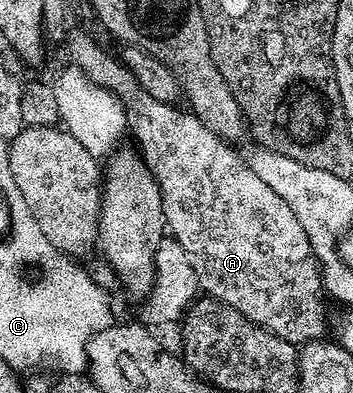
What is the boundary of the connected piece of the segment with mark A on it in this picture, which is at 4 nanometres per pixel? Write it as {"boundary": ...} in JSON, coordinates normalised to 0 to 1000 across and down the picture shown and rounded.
{"boundary":[[[212,74],[193,76],[184,102],[187,120],[193,135],[201,137],[198,158],[221,170],[224,178],[238,181],[252,196],[252,206],[286,216],[300,232],[317,232],[348,262],[348,270],[357,272],[365,323],[374,336],[382,331],[382,354],[394,361],[397,374],[391,372],[391,377],[399,382],[399,397],[416,412],[416,422],[428,427],[445,463],[450,463],[453,489],[462,494],[470,585],[479,590],[482,606],[487,598],[507,616],[510,634],[530,646],[524,667],[547,674],[547,695],[558,695],[567,743],[584,746],[595,758],[615,763],[620,771],[635,771],[660,786],[671,786],[671,796],[683,796],[708,822],[722,822],[731,832],[745,832],[762,847],[773,847],[822,873],[856,878],[912,865],[924,855],[915,850],[924,842],[929,850],[932,842],[932,812],[926,822],[926,802],[915,794],[915,758],[921,761],[915,697],[904,692],[904,669],[881,644],[875,603],[864,593],[864,583],[853,583],[853,562],[841,562],[830,532],[819,532],[819,522],[807,522],[807,511],[796,501],[785,501],[785,491],[773,491],[773,481],[762,481],[762,471],[751,471],[751,461],[739,461],[739,450],[728,450],[728,440],[717,440],[717,430],[705,430],[700,407],[686,392],[671,394],[663,387],[666,379],[652,366],[618,354],[592,328],[581,328],[581,318],[569,318],[564,300],[541,290],[538,280],[518,275],[516,282],[516,270],[459,262],[433,247],[422,247],[422,237],[411,237],[411,226],[399,226],[399,216],[377,196],[371,178],[334,148],[312,150],[241,81],[212,79]]]}

